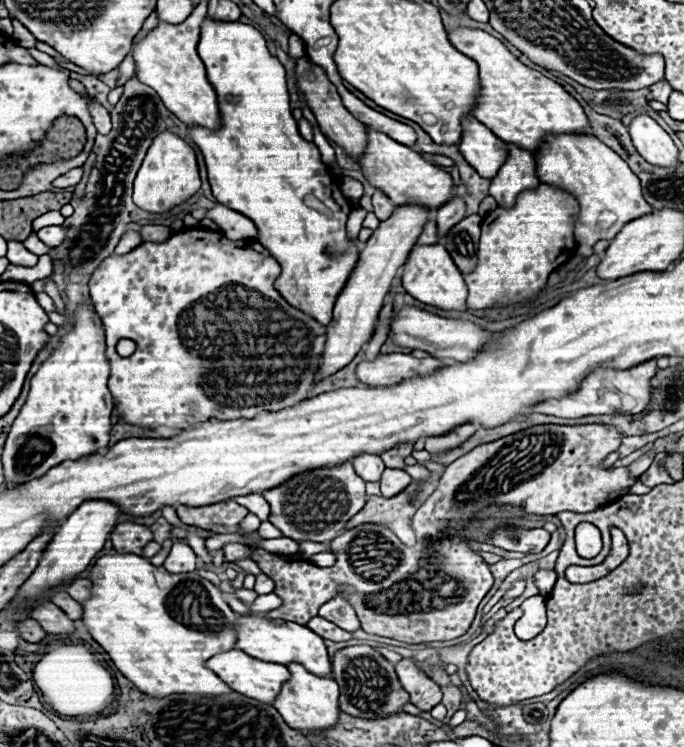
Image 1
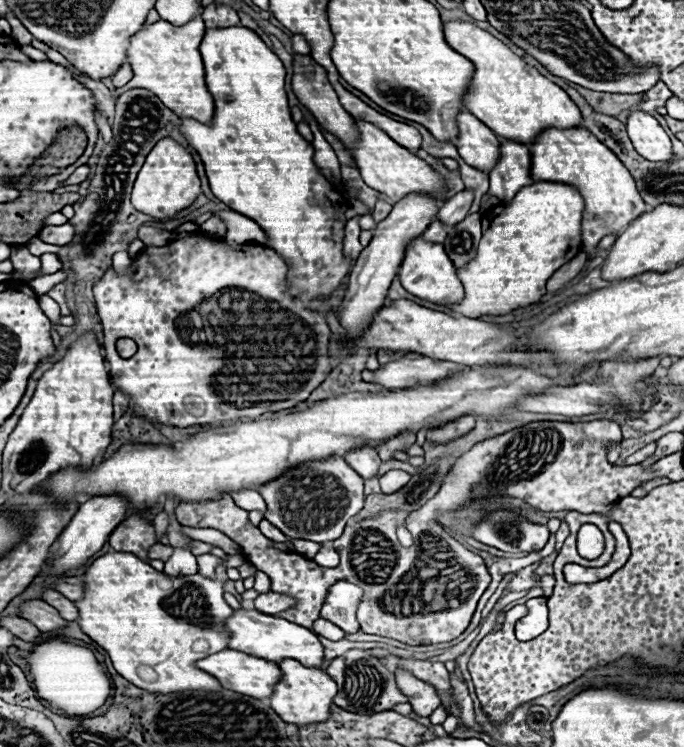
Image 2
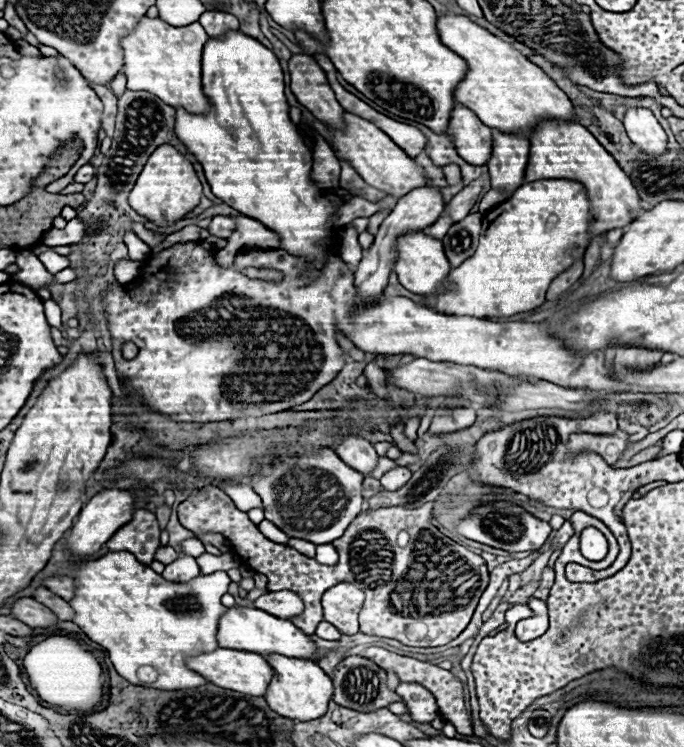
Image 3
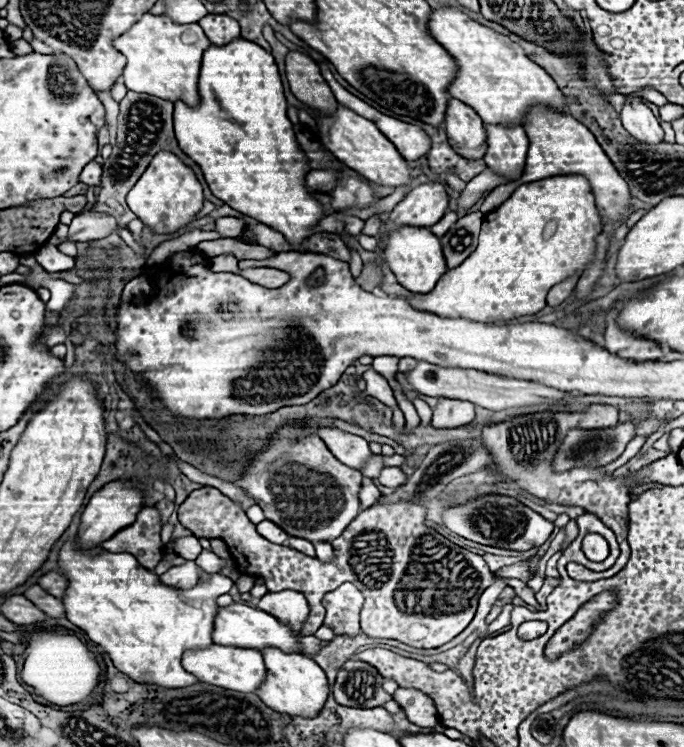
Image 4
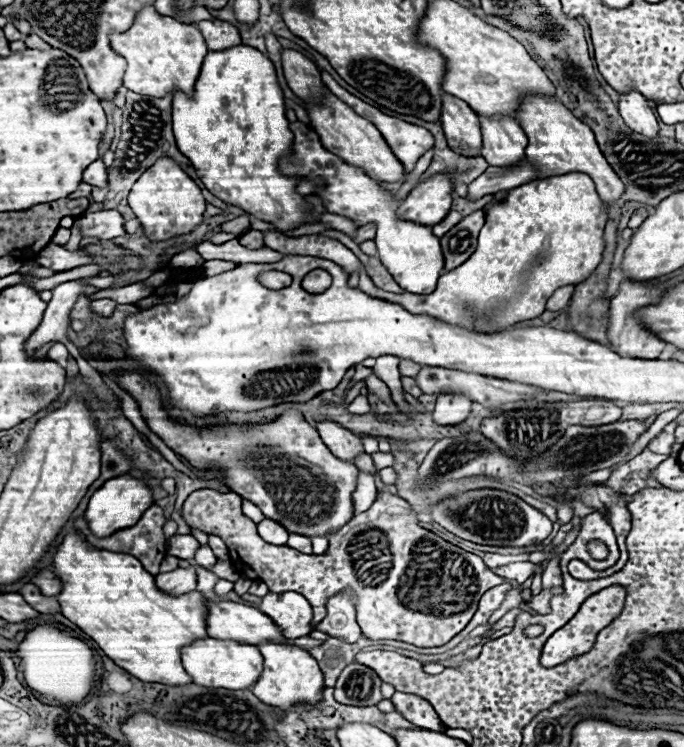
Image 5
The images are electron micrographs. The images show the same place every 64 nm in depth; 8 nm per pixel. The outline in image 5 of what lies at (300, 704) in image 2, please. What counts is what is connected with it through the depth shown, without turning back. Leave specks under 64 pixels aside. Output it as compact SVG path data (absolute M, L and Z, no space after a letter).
M262 642L258 644L258 650L264 658L264 670L254 682L252 692L266 704L278 706L278 708L290 708L298 702L314 704L322 696L324 688L324 676L316 664L316 660L310 656L310 652L302 650L300 646L292 642Z

